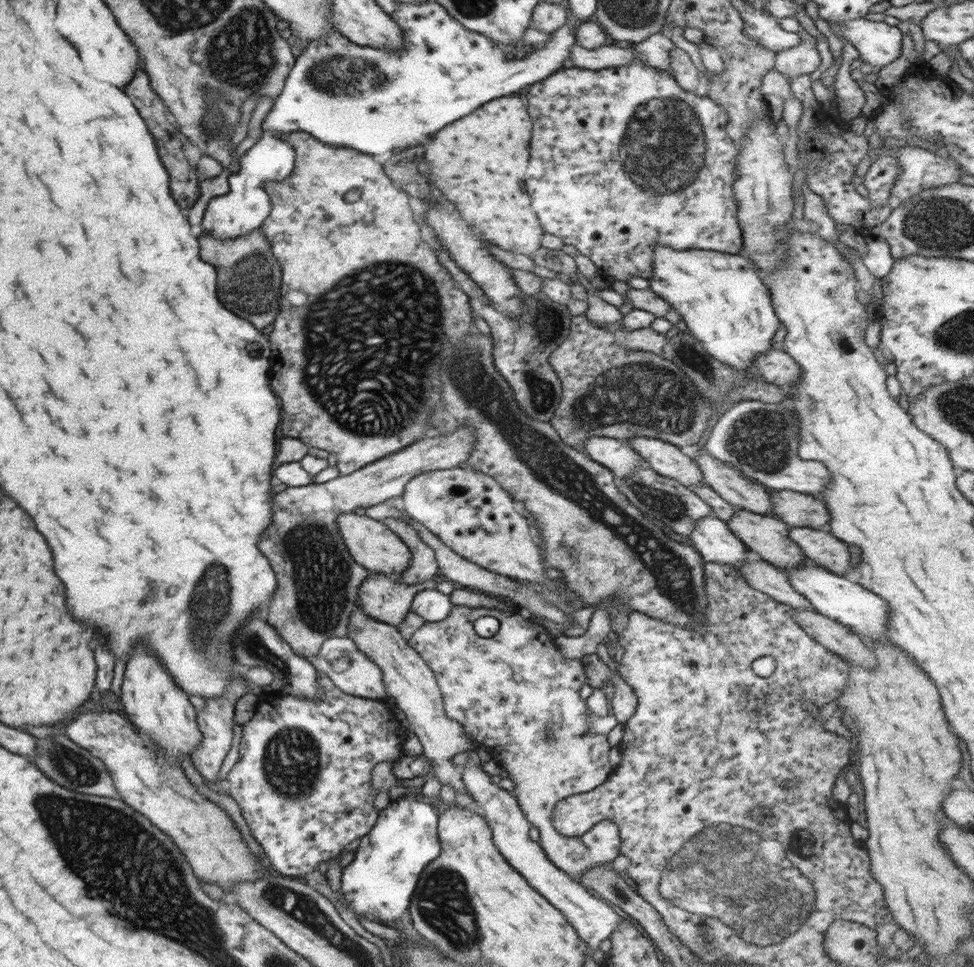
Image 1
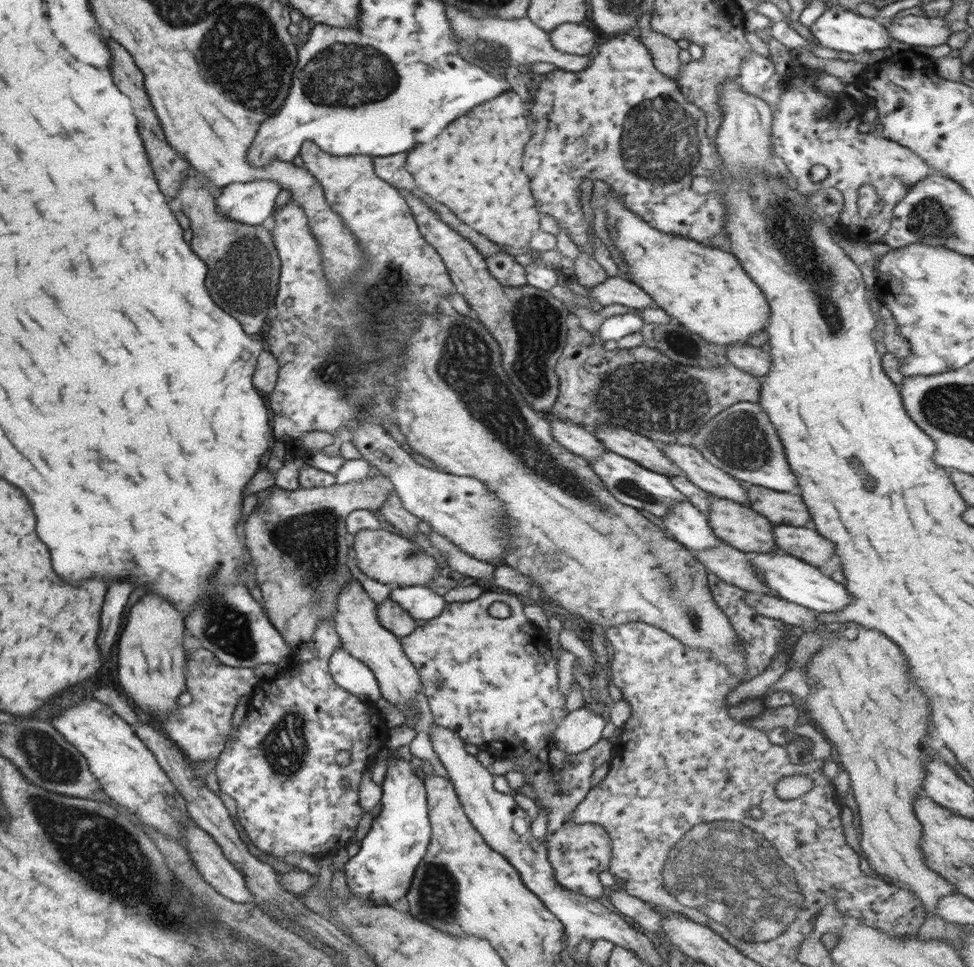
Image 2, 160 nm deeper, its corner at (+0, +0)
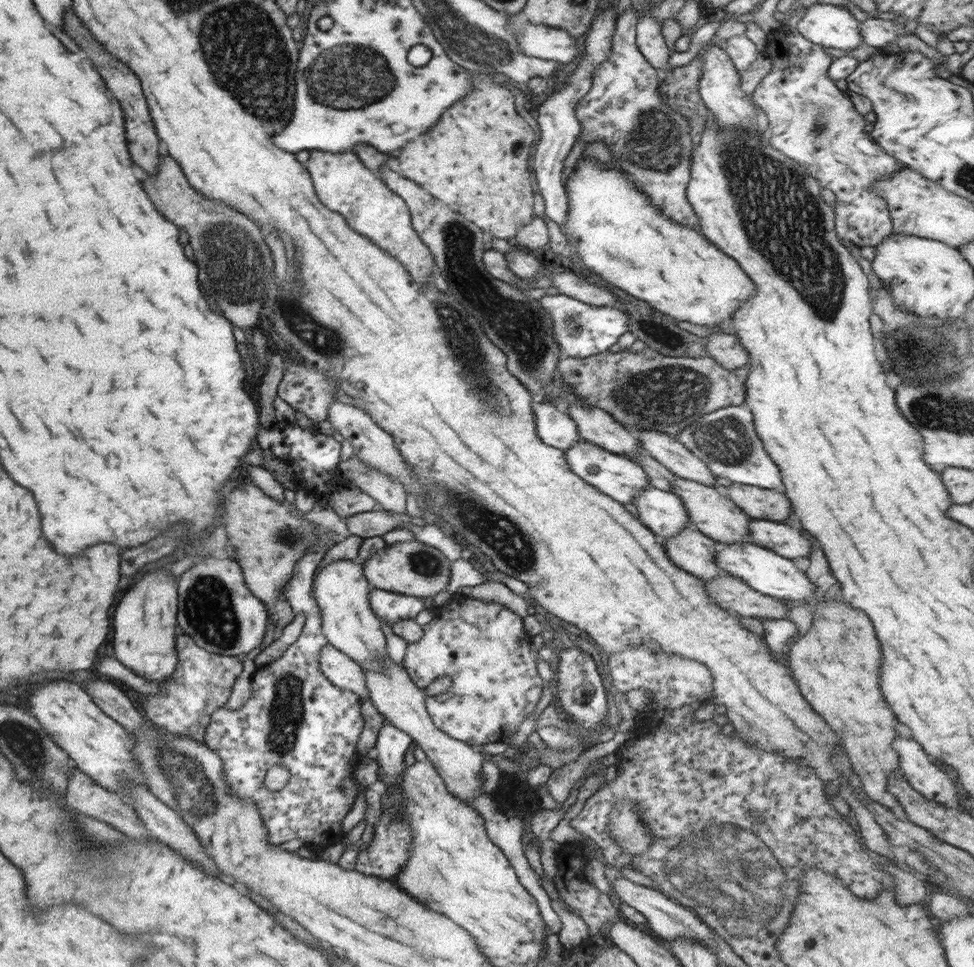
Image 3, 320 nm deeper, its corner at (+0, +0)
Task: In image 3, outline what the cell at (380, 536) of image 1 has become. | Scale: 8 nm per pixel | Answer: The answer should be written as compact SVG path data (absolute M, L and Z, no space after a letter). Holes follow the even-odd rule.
M416 540L386 545L365 560L363 568L364 576L371 587L424 599L444 591L452 576L450 560L440 550Z

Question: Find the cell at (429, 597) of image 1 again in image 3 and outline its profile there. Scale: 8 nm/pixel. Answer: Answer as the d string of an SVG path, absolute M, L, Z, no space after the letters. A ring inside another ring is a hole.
M376 588L370 591L369 603L372 613L390 626L400 619L415 619L421 611L428 610L424 598Z

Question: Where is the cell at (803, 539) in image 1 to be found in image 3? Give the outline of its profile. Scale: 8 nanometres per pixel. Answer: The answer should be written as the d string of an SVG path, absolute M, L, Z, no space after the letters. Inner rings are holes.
M752 519L749 522L750 542L786 559L809 558L812 546L798 528L783 522Z

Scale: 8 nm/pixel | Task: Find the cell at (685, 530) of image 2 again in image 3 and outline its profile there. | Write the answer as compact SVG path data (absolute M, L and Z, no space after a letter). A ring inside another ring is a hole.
M654 487L645 488L629 506L636 508L638 520L659 538L667 539L677 535L682 529L692 527L692 524L689 524L686 507L672 491L668 492Z

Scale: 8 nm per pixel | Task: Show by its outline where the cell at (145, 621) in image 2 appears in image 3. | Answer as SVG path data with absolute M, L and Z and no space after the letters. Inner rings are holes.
M168 570L142 576L118 602L114 610L114 656L146 681L166 682L176 668L175 636L178 629L179 592Z

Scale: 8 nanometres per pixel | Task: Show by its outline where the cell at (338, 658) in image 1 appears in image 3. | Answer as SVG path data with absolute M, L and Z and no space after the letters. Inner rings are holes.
M330 644L319 652L319 667L324 677L335 686L348 689L359 697L368 697L366 675L363 668L347 654Z

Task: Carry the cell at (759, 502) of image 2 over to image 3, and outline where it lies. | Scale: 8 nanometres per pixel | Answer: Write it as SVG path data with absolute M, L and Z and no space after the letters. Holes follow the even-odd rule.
M733 483L727 488L729 499L752 519L778 523L792 513L791 502L784 491L740 483Z

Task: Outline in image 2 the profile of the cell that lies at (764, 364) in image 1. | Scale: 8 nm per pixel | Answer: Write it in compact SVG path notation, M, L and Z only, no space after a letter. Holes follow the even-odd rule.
M732 343L724 352L730 364L757 377L763 377L773 365L770 354L750 344Z

